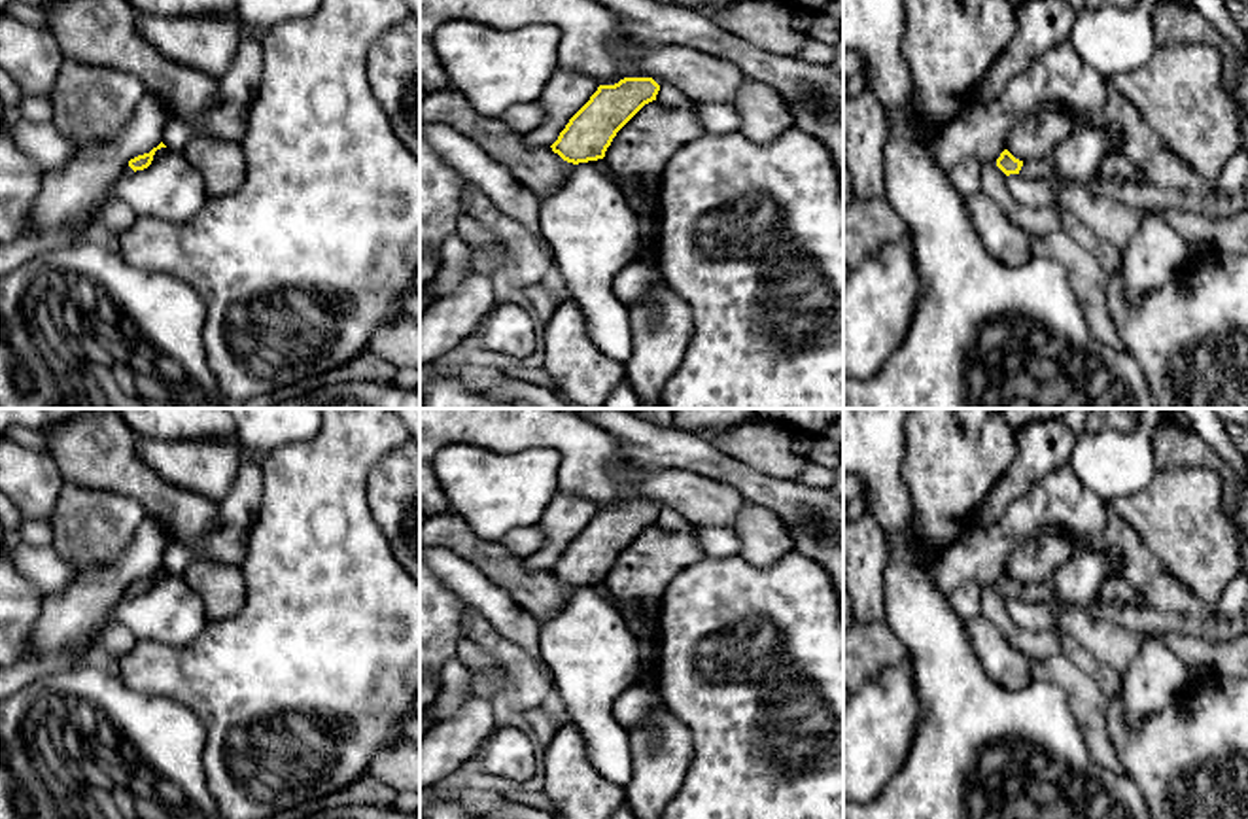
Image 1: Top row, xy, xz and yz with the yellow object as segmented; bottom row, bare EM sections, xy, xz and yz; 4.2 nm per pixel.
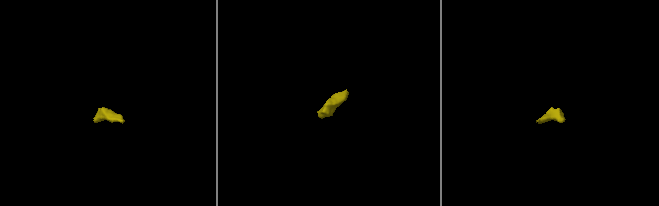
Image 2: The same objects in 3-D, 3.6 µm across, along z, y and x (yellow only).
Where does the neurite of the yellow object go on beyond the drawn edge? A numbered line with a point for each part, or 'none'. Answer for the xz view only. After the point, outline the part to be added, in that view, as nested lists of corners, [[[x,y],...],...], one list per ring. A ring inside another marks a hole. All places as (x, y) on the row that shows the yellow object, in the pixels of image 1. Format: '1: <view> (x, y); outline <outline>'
none

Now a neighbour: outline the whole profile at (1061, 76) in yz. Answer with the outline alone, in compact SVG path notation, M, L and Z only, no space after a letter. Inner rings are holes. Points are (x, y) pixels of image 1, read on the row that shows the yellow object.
M1066 40L1015 76L991 104L974 96L940 131L932 151L934 163L947 172L966 159L997 165L1010 131L1029 113L1044 104L1059 104L1082 123L1104 106L1106 89L1108 79Z

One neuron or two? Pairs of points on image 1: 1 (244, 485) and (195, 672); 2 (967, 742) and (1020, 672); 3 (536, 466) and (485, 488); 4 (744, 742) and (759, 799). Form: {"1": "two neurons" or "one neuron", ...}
{"1": "two neurons", "2": "two neurons", "3": "one neuron", "4": "one neuron"}

